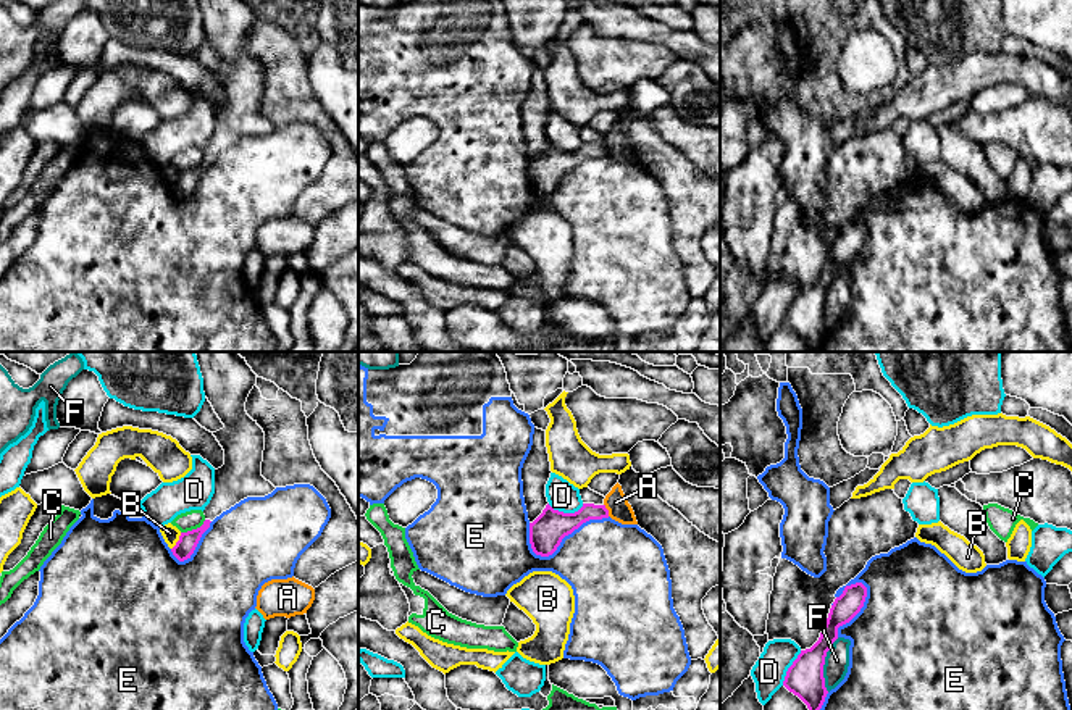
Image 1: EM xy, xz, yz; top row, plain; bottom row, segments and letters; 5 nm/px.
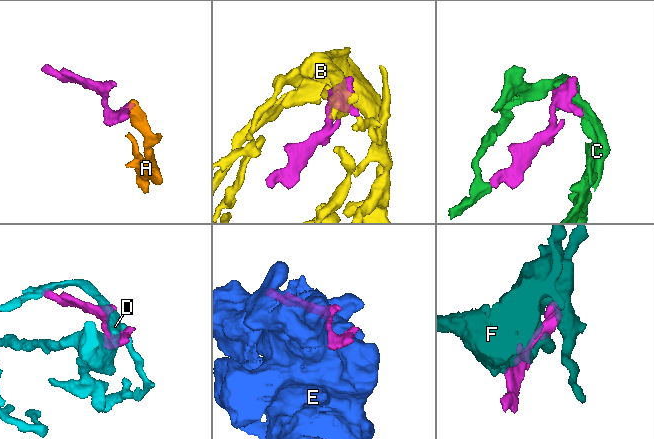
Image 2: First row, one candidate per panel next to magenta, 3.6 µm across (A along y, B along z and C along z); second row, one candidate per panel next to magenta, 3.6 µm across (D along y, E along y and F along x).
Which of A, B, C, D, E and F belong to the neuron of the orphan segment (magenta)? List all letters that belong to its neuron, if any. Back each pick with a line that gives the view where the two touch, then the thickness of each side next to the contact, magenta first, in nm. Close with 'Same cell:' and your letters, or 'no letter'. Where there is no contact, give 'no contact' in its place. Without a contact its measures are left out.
B: meets magenta in xy; 100 nm thick on the magenta side, 90 nm on the other
Same cell: B

